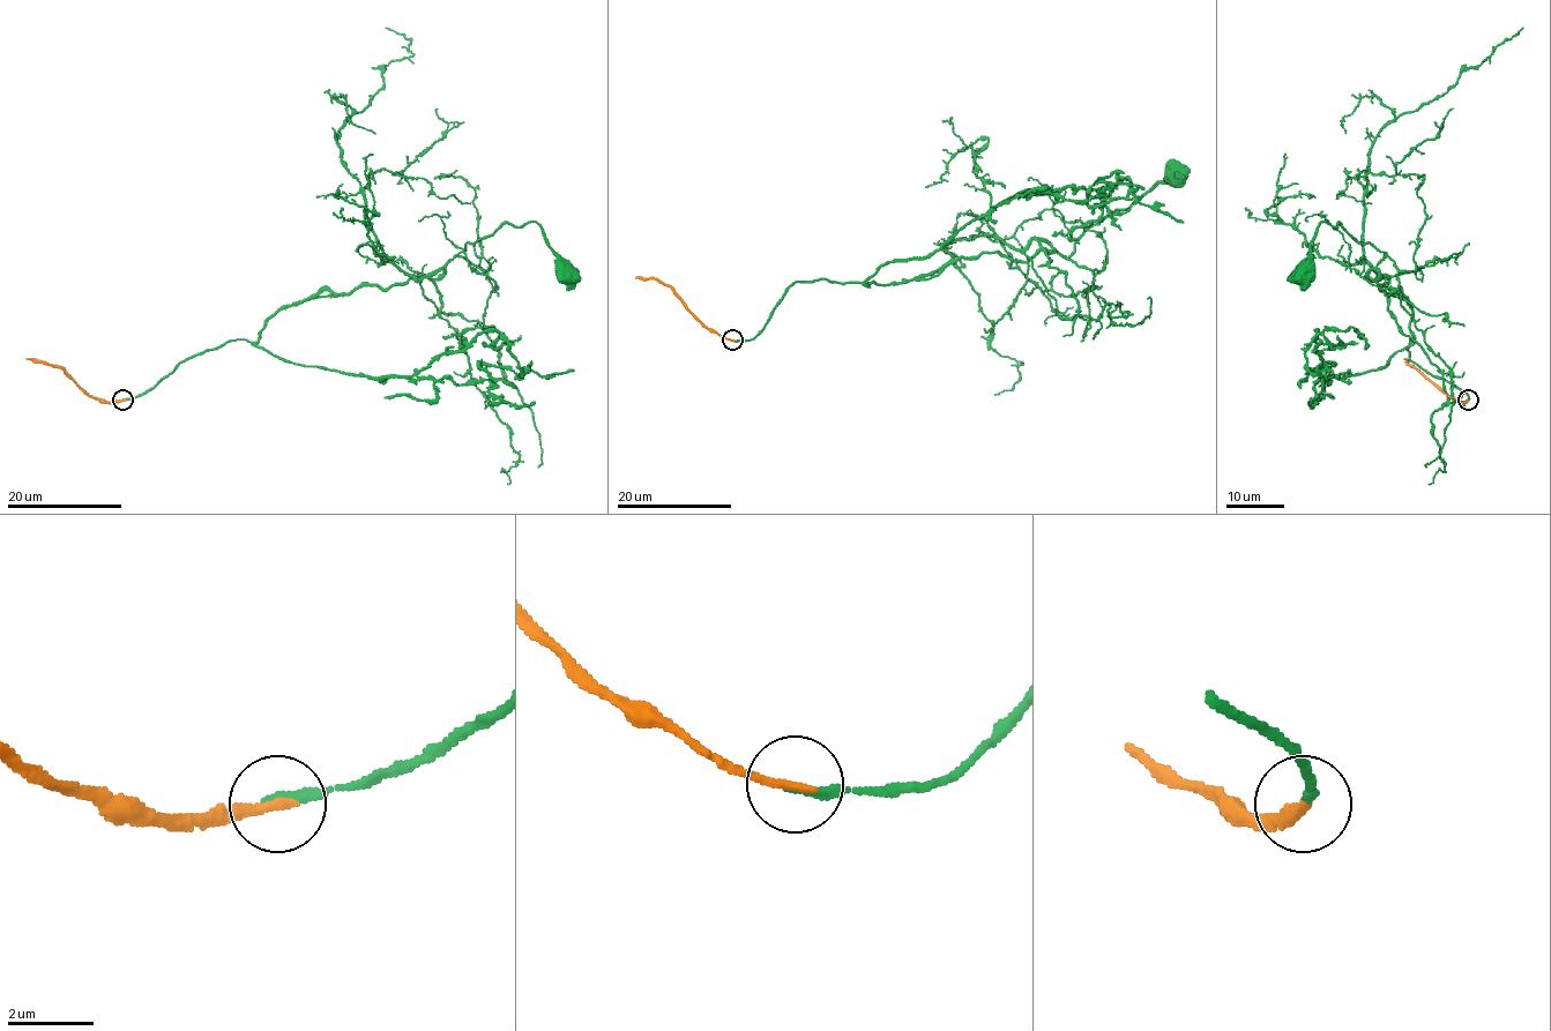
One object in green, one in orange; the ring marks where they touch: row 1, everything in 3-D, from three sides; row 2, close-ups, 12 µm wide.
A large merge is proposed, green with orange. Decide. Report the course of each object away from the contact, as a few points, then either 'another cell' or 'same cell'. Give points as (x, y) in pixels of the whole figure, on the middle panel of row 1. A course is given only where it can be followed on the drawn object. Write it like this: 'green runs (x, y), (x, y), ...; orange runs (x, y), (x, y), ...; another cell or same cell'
green runs (732, 341), (754, 337), (796, 282), (919, 281), (985, 252), (1067, 258), (1083, 231), (1176, 176); orange runs (732, 340), (708, 329), (670, 288), (655, 278), (636, 277); same cell

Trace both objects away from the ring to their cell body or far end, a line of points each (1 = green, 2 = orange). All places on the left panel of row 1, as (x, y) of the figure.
1: (124, 400), (186, 358), (255, 342), (310, 299), (437, 278), (505, 223), (537, 223), (566, 275)
2: (124, 400), (91, 398), (61, 368), (27, 358)

